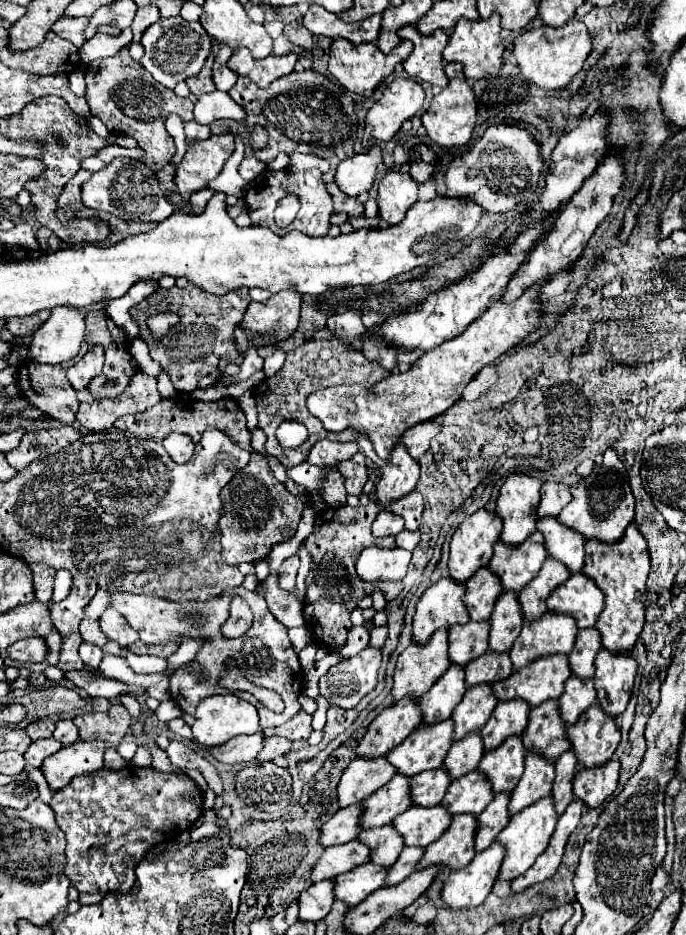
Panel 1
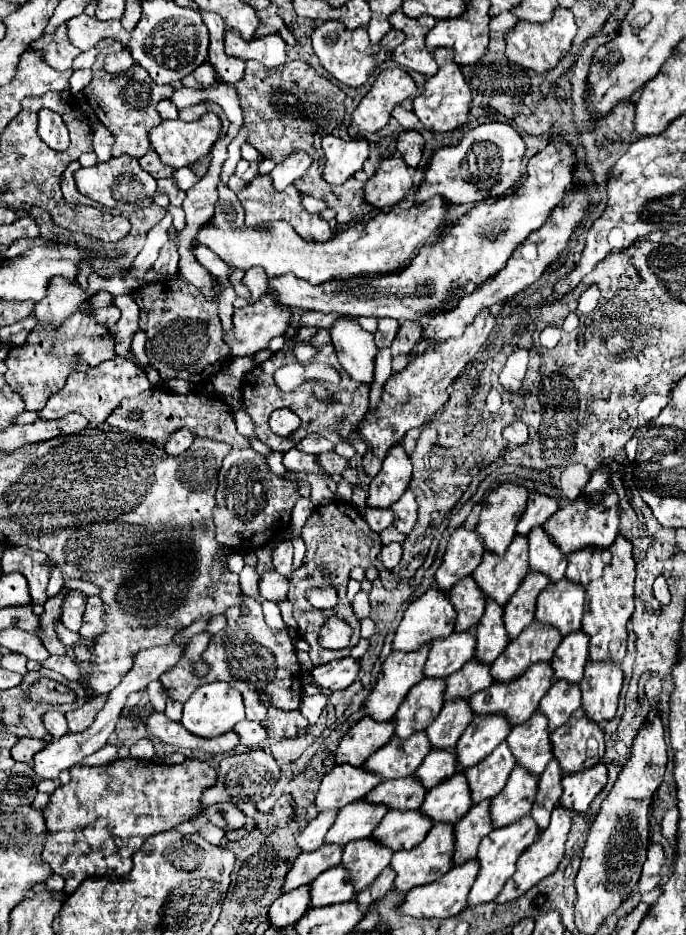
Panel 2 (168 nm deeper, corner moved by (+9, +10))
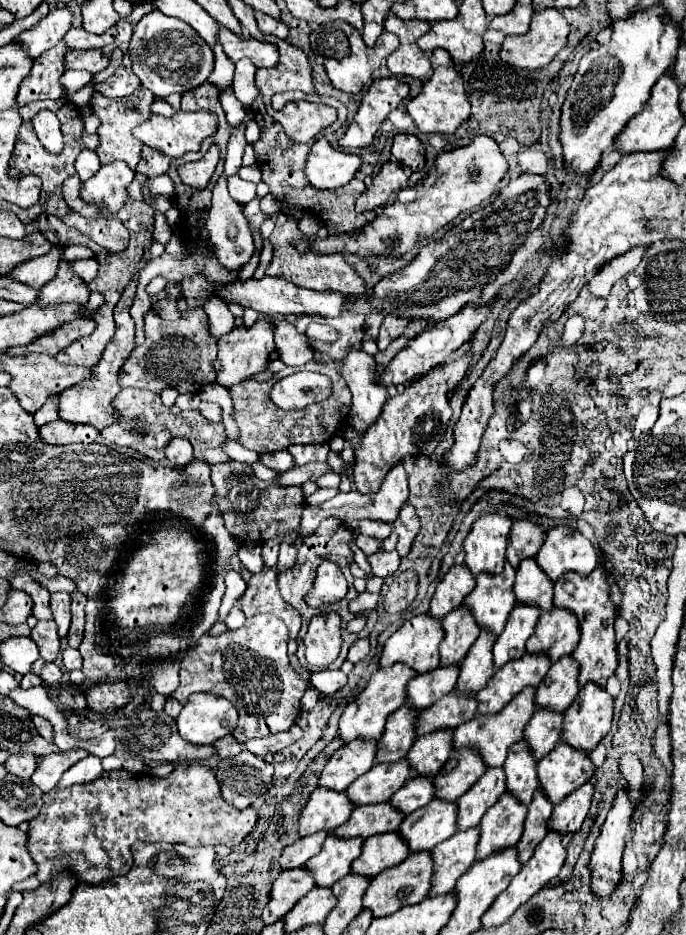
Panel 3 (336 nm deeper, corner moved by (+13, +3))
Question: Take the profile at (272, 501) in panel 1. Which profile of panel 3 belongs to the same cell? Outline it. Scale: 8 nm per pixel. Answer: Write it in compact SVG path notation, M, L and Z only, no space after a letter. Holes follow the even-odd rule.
M224 462L212 466L212 484L216 488L216 502L224 518L226 530L242 542L264 544L274 536L288 534L298 528L298 520L304 508L300 486L278 486L258 480L252 466L246 462Z

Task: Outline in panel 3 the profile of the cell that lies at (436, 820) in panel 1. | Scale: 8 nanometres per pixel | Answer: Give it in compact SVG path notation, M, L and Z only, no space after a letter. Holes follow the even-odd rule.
M378 834L376 838L366 838L362 846L362 854L352 862L352 872L374 878L386 868L396 866L398 862L408 858L408 850L404 850L404 842L400 842L400 834Z

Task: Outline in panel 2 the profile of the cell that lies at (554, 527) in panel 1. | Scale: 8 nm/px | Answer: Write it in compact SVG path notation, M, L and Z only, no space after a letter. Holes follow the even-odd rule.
M536 527L528 535L528 561L530 569L544 573L552 583L564 579L564 567L566 567L566 555L562 551L556 551L552 543L548 543L548 535L544 535L542 527Z

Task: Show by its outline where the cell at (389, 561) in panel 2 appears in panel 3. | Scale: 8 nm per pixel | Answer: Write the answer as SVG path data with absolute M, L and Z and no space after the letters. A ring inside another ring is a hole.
M392 550L392 552L376 552L376 554L368 556L368 562L372 566L374 576L390 578L400 566L400 556L398 556L396 550Z

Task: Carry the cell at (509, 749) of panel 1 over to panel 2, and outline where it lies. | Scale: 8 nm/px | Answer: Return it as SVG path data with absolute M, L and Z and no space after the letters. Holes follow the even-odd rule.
M502 743L484 761L468 769L464 775L470 785L472 803L476 805L484 799L496 797L504 789L514 765L516 765L516 759L512 759L508 745Z

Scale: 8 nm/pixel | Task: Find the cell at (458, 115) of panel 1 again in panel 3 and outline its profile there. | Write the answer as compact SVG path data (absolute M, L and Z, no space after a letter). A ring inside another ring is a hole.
M436 48L432 52L430 62L434 68L434 76L428 80L428 84L422 88L422 92L408 102L406 110L412 116L412 120L416 122L416 126L420 128L420 132L424 132L424 134L454 134L456 128L470 116L470 102L464 92L462 76L458 74L450 54L442 48Z

